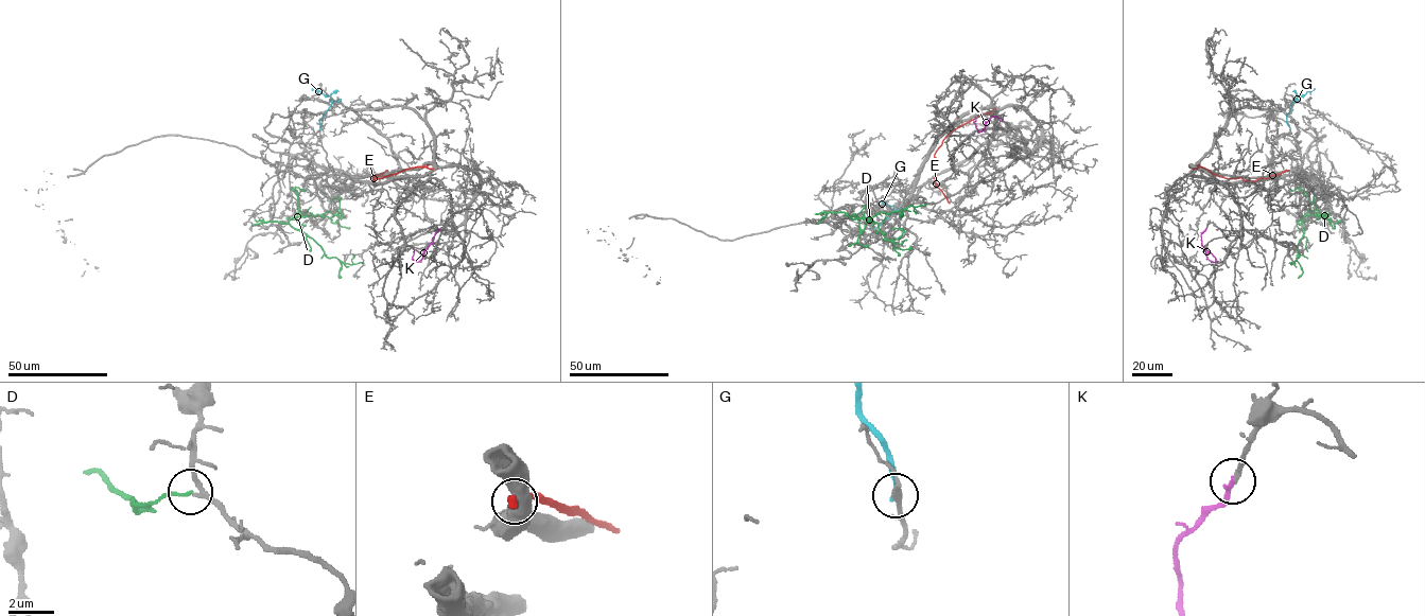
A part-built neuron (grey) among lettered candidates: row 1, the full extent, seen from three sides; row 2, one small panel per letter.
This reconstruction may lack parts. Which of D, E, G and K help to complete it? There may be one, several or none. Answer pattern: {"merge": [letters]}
{"merge": []}

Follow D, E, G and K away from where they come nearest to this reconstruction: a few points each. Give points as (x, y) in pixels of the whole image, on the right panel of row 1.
D: (1290, 189), (1300, 187), (1318, 210), (1302, 218), (1303, 233), (1298, 243), (1298, 257), (1288, 263)
E: (1199, 166), (1226, 178), (1246, 180), (1267, 178), (1288, 170)
G: (1289, 129), (1286, 116), (1291, 104), (1298, 95), (1315, 88)
K: (1205, 228), (1200, 234), (1201, 244), (1217, 261), (1210, 261), (1202, 251)

